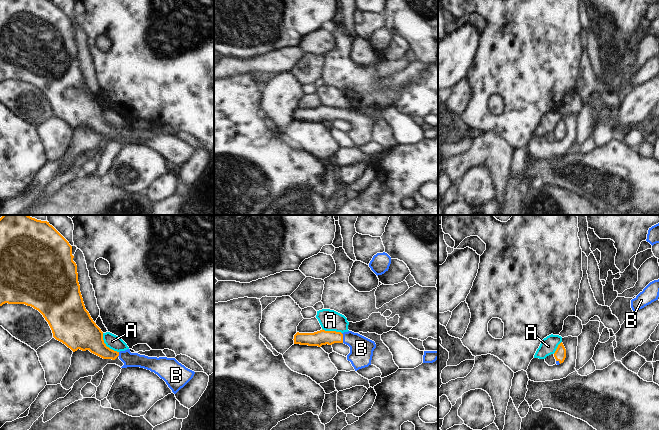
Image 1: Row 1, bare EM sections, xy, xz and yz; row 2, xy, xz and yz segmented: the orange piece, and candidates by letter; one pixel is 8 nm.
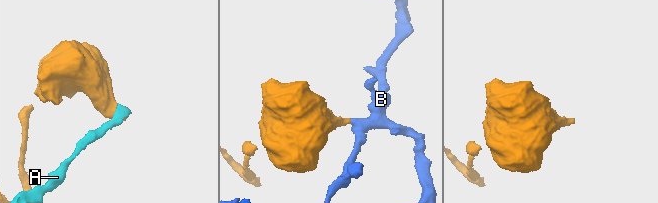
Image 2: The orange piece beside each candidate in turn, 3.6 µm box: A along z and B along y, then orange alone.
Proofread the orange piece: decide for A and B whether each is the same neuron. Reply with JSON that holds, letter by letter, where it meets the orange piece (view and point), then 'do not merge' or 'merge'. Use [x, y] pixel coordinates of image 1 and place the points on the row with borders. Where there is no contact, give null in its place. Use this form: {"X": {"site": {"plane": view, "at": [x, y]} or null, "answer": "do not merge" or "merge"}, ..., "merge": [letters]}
{"A": {"site": {"plane": "xy", "at": [105, 345]}, "answer": "do not merge"}, "B": {"site": {"plane": "xz", "at": [342, 338]}, "answer": "merge"}, "merge": ["B"]}

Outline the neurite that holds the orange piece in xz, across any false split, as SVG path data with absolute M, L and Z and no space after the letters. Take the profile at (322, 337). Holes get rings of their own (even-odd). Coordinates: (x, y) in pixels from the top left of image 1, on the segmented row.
M320 330L314 333L299 333L294 335L294 344L318 346L344 343L350 347L347 360L351 362L355 371L371 365L373 351L376 348L374 341L352 331L336 332Z

